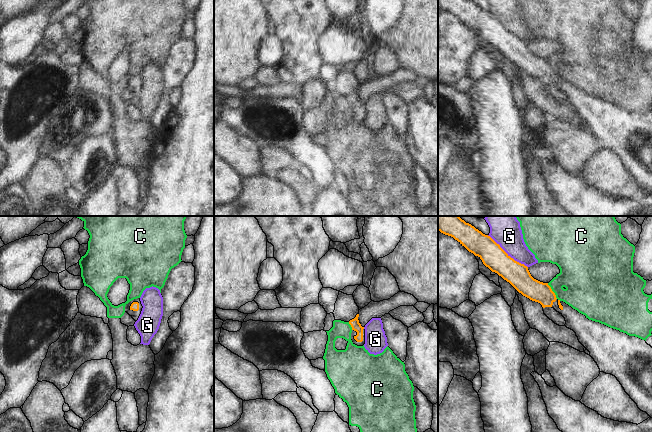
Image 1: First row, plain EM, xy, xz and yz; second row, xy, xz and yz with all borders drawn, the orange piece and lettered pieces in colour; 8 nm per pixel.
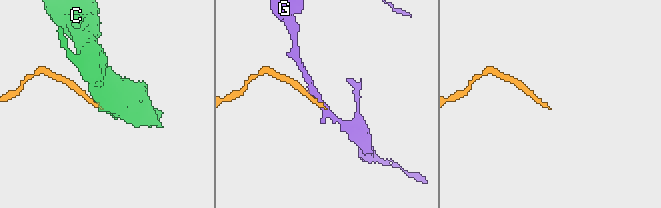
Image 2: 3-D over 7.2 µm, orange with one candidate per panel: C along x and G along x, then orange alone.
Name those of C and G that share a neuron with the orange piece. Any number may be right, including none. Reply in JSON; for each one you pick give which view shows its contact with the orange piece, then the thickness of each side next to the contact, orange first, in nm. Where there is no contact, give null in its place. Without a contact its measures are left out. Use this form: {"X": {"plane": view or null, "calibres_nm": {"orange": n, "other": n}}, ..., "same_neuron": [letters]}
{"same_neuron": []}

